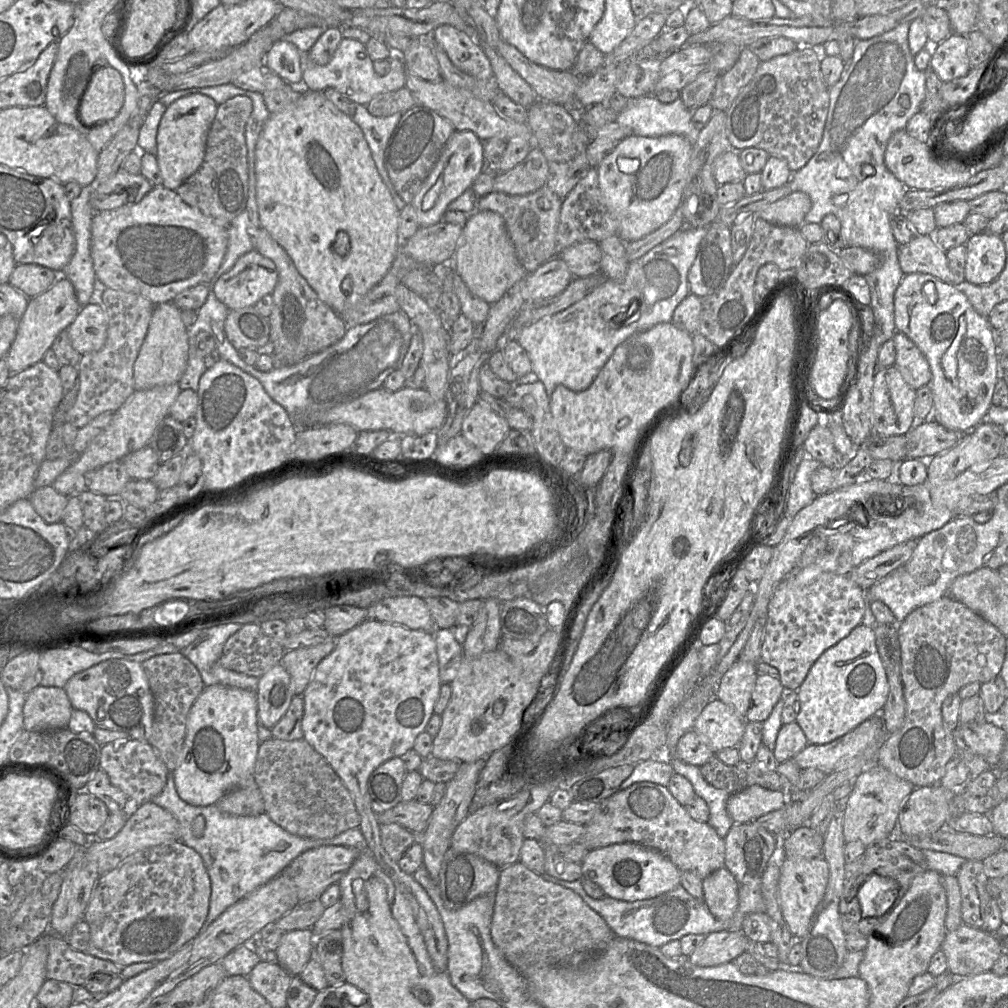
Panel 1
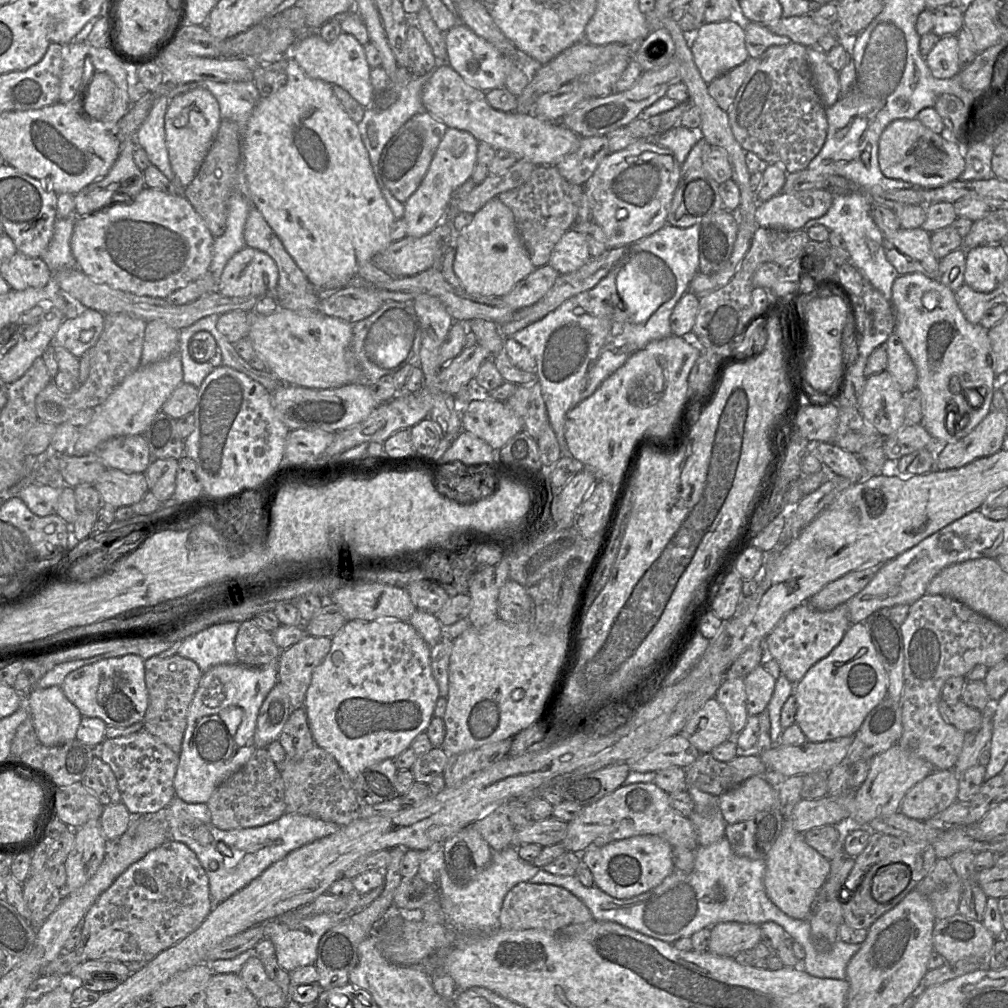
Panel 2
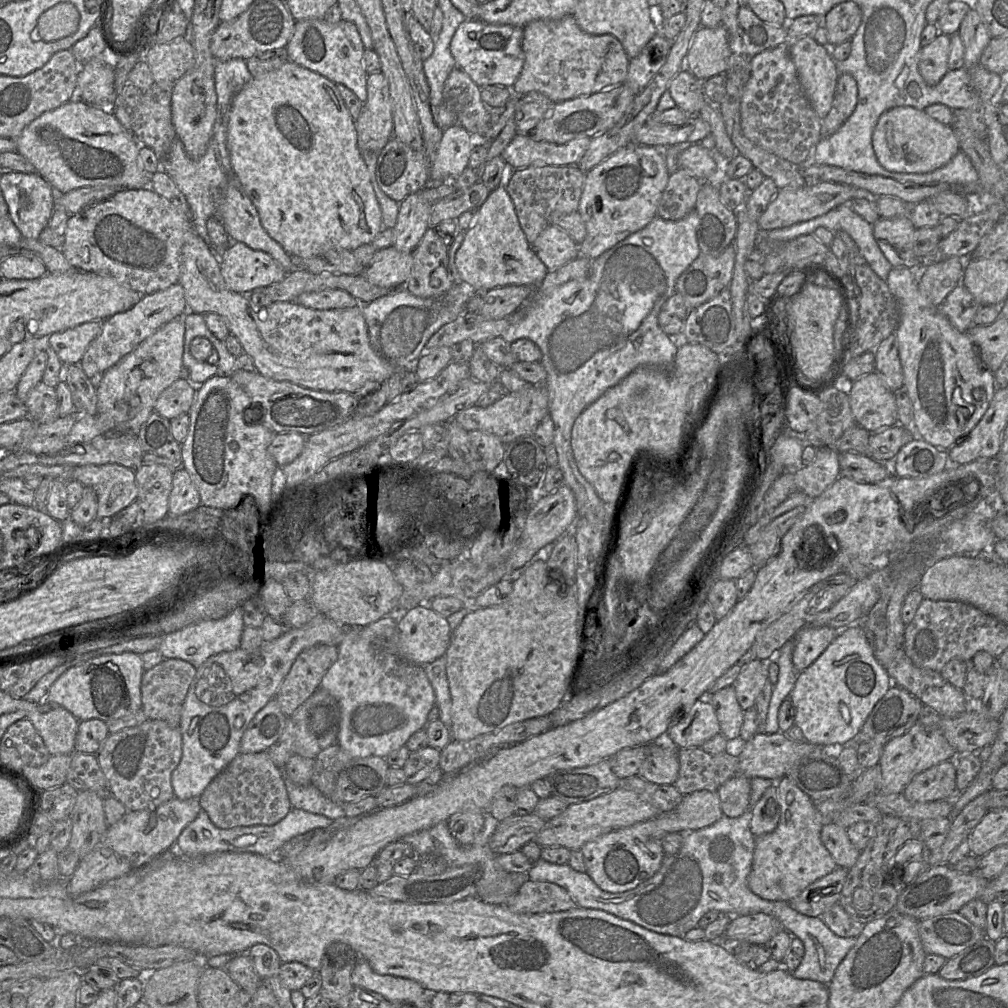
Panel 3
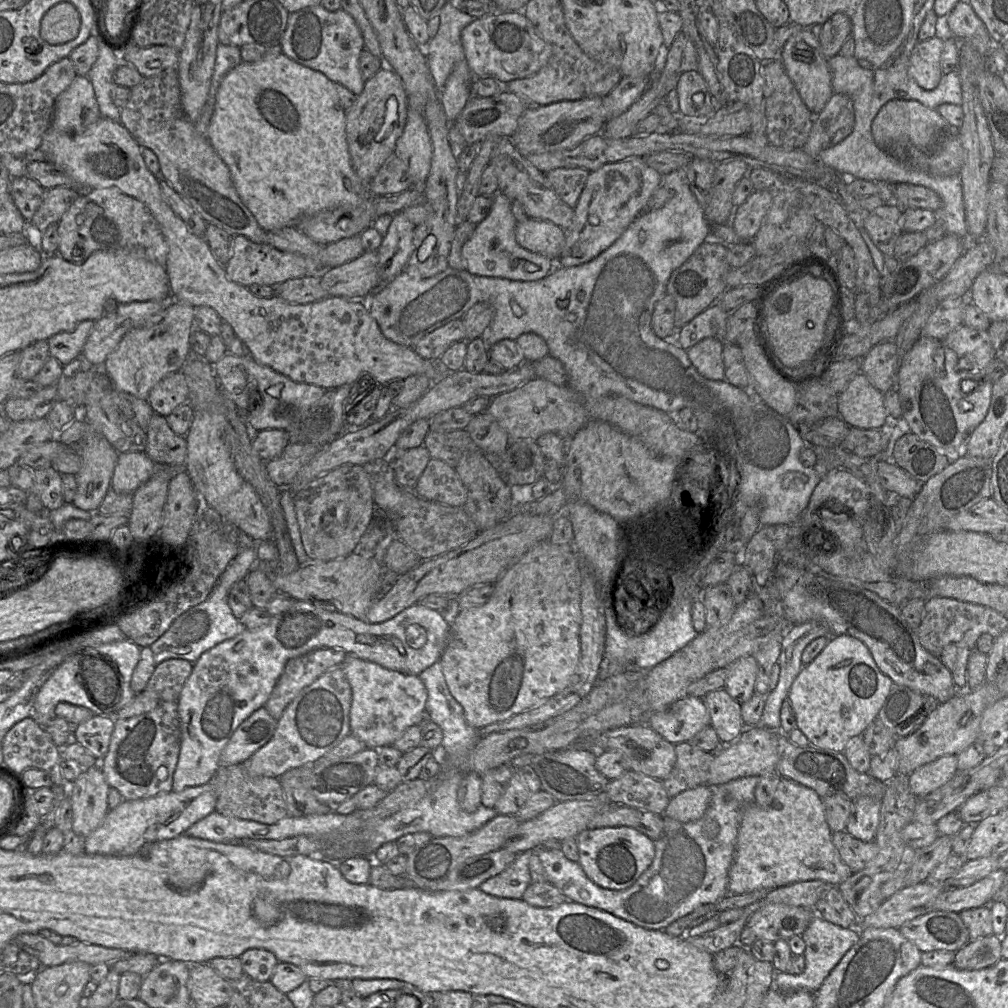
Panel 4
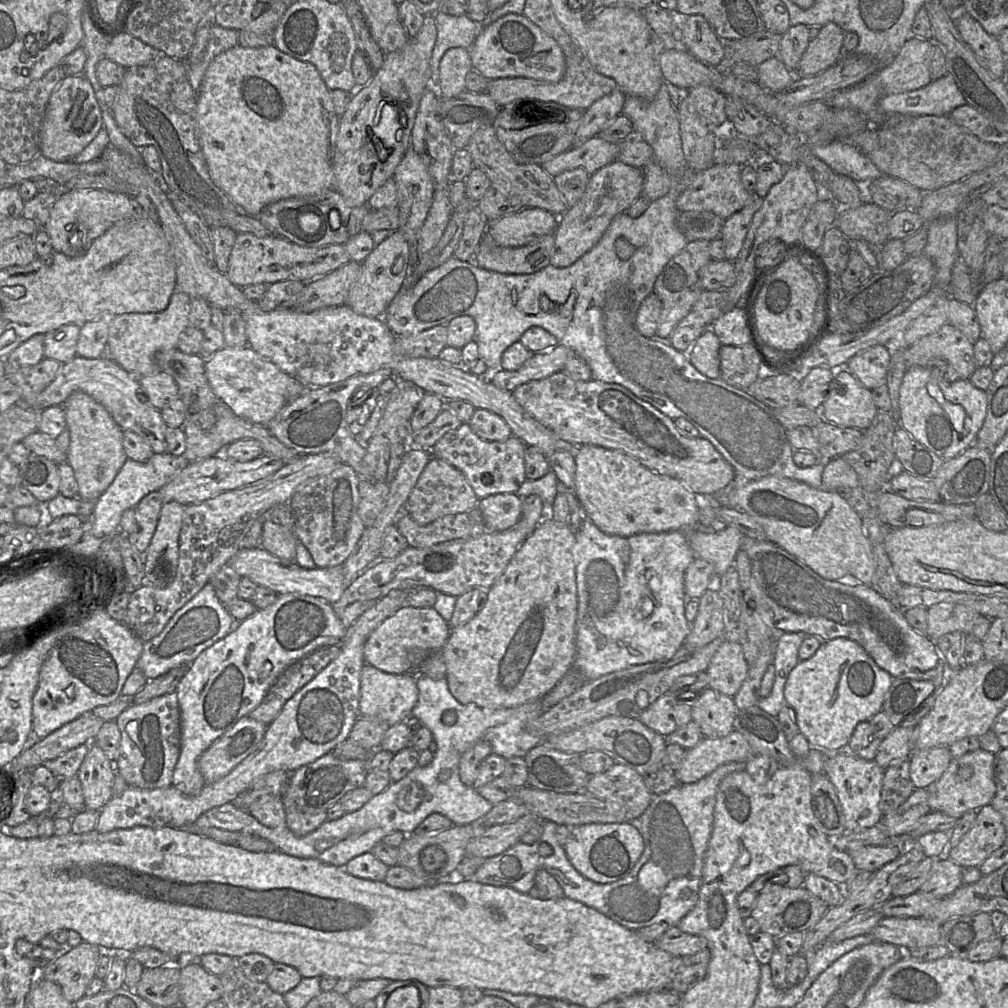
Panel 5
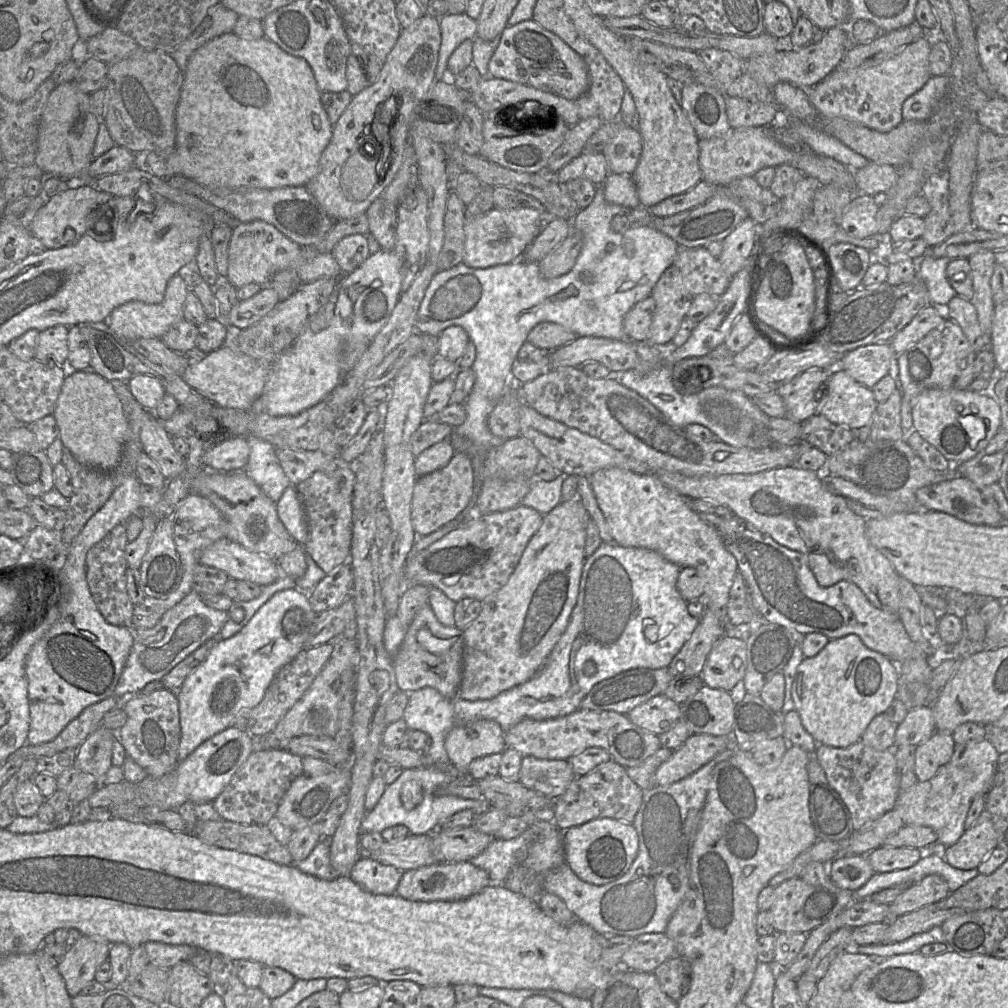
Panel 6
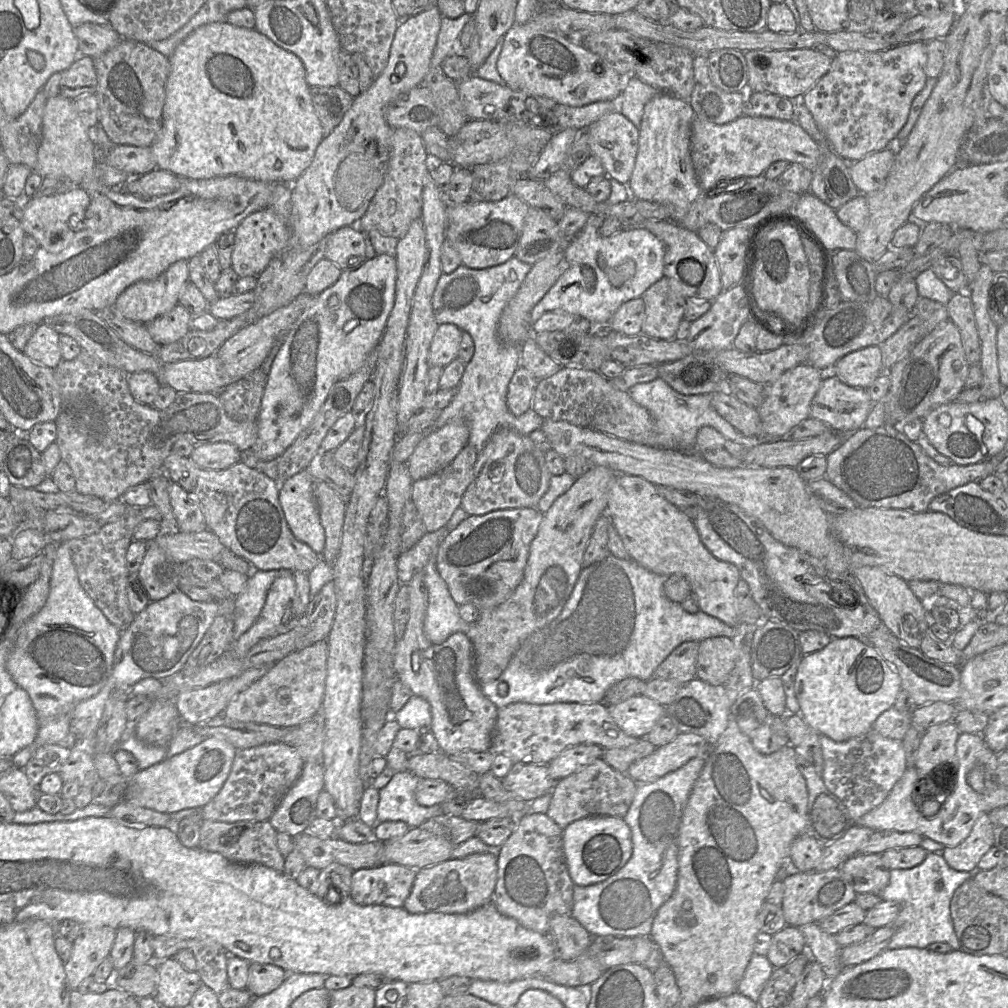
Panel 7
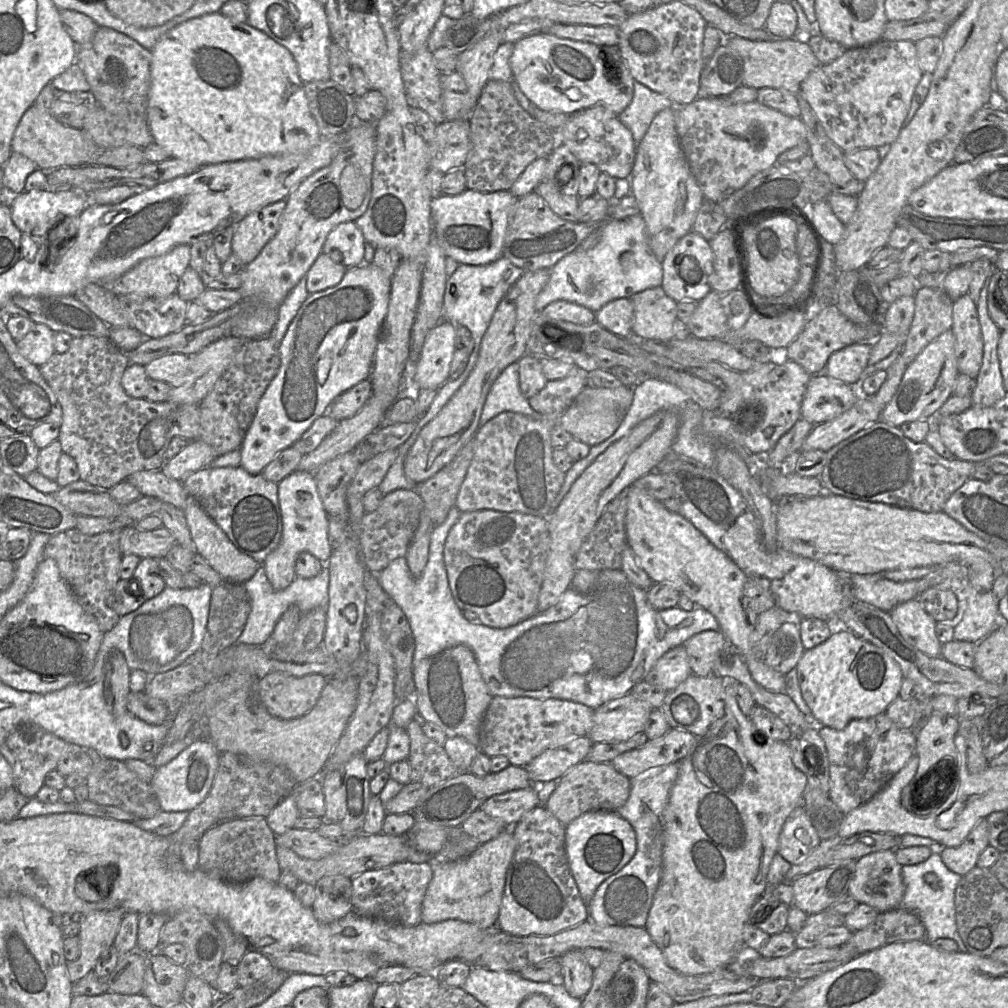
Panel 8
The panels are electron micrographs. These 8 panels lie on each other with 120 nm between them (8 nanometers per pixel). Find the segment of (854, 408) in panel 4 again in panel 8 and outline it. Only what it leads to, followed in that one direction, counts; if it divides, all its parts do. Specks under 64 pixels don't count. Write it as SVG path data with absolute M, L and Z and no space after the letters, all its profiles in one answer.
M824 374L812 375L801 404L801 419L818 425L851 408L860 396L857 386L840 383Z

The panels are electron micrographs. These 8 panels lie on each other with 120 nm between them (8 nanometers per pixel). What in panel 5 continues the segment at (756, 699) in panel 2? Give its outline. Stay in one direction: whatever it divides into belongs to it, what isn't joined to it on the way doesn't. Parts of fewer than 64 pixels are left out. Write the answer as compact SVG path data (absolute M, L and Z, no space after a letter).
M724 641L706 670L709 688L733 698L745 681L748 670L742 646L737 641Z

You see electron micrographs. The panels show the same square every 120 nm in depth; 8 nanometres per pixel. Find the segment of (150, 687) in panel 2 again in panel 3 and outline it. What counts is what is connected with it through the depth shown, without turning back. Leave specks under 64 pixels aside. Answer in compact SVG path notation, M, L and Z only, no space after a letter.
M164 659L143 673L141 682L142 710L150 720L165 721L171 727L180 727L184 702L197 669L181 659Z

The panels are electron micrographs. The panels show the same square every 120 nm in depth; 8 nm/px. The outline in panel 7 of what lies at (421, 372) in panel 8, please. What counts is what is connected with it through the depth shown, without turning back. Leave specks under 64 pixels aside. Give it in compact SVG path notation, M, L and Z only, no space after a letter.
M440 324L433 336L428 366L445 367L457 358L462 339L462 330L454 324Z

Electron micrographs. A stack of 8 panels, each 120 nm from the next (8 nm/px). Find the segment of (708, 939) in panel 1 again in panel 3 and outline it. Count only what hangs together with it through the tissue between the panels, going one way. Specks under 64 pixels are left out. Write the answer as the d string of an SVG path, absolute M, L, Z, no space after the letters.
M756 913L732 916L723 935L730 940L746 941L751 945L763 946L780 931L781 923L772 916Z

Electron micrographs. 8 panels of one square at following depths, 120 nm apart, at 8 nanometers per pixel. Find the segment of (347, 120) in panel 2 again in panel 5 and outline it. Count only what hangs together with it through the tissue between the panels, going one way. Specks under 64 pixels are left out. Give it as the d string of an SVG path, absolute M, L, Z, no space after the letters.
M239 45L226 50L217 55L206 70L197 94L196 112L198 139L208 165L210 176L213 182L229 196L242 212L257 217L266 206L276 201L294 197L319 195L322 192L333 189L333 158L339 132L340 117L335 112L330 90L313 64L300 61L280 51L275 45L260 48L244 48Z

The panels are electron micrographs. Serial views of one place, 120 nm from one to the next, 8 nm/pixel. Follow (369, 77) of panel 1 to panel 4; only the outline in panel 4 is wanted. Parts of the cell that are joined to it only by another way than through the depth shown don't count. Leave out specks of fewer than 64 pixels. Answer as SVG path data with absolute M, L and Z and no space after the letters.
M319 4L289 13L279 46L294 61L323 73L333 83L343 85L356 96L362 93L365 81L359 68L359 57L364 41L355 20L344 10L331 12Z

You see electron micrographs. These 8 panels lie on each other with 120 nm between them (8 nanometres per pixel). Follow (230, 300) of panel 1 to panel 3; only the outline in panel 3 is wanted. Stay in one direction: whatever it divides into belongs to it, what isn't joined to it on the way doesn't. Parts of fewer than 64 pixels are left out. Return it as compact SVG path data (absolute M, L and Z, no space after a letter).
M232 242L218 254L220 272L226 286L233 292L249 295L253 291L281 282L287 272L268 253L253 250L242 242Z

